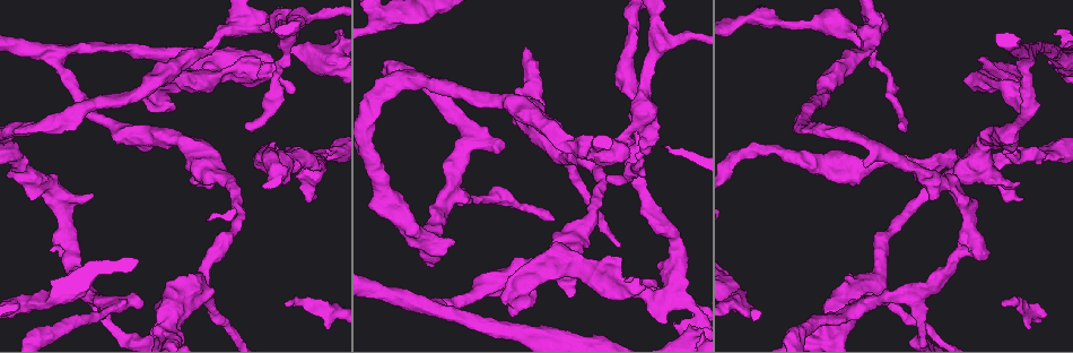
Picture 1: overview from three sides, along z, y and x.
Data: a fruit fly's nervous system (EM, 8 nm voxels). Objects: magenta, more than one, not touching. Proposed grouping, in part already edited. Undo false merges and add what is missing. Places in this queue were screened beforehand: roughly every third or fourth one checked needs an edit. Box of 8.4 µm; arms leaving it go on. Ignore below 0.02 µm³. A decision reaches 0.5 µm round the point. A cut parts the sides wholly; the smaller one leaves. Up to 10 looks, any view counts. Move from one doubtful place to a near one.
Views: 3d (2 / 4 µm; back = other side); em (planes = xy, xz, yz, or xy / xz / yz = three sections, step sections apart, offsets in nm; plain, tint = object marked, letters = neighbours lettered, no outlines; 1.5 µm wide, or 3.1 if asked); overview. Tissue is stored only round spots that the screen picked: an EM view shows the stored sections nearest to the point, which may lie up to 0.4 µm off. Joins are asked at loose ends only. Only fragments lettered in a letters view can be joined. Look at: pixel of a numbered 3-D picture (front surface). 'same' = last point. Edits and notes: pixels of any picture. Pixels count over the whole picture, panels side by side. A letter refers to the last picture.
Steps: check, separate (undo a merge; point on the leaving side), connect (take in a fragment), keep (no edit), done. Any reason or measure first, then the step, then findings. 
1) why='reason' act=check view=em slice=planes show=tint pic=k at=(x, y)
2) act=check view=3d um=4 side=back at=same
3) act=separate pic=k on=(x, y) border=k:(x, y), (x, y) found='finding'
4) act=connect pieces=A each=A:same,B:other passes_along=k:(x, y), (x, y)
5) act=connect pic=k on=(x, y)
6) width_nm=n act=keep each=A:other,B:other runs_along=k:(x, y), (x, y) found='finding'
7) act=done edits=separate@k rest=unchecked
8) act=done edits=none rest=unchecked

why='an open end' act=check view=em slice=xy step=8 show=letters pic=1 at=(899, 122)

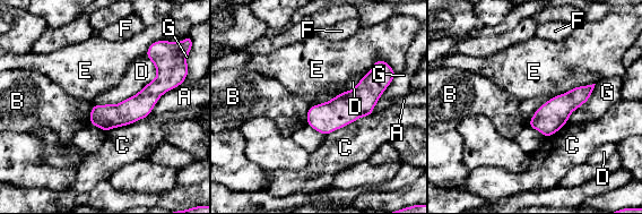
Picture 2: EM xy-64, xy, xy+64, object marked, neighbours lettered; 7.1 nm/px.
longest_contact=E:550nm act=keep each=A:other,B:other,C:other,D:other,E:other,F:other,G:other runs_along=2:(163, 48), (163, 80), (94, 121) found='no lettered fragment goes on from it'

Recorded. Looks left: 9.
act=check view=3d um=2 pic=1 at=(452, 195)

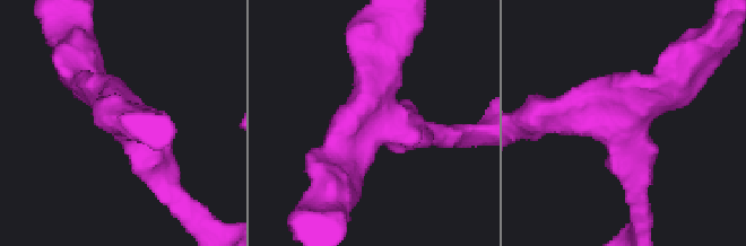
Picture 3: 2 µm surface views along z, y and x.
arms=3 arm_widths_nm=200,280,280 why='now the EM' act=check view=em slice=yz step=8 show=tint pic=3 at=(626, 118)

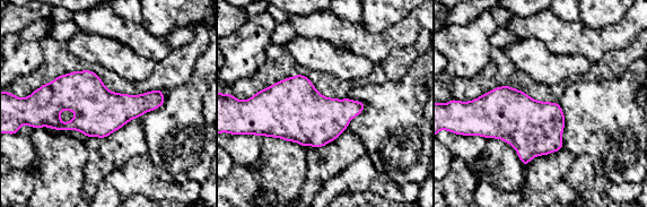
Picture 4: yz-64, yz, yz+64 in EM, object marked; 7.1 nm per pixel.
why='cut it another way' act=check view=em slice=planes show=letters at=same

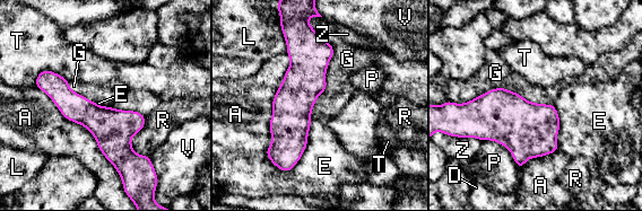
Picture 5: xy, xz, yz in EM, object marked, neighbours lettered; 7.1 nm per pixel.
act=keep each=A:other,D:other,E:other,G:other,L:other,P:other,R:other,T:other,V:other,Z:other runs_along=5:(49, 86), (137, 165), (148, 166) found='one cell here'

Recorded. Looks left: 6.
why='side arm on a straight run' act=check view=3d um=2 pic=1 at=(417, 302)

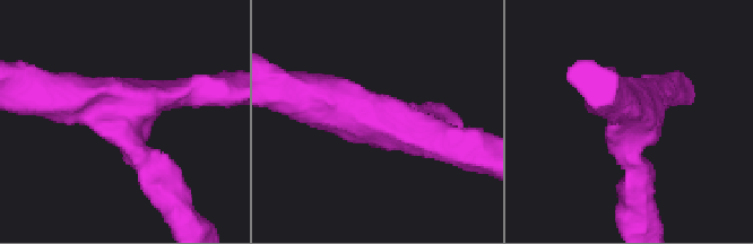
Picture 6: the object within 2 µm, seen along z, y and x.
arms=3 arm_widths_nm=280,280,360 act=check view=em slice=planes show=tint pic=6 at=(123, 113)

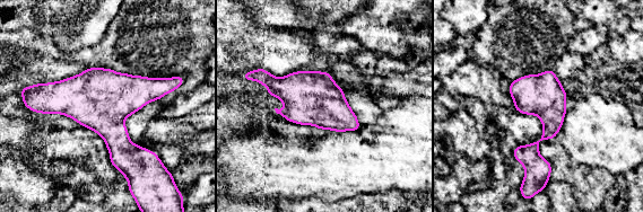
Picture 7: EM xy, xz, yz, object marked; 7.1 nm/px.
act=check view=em slice=planes show=letters at=same

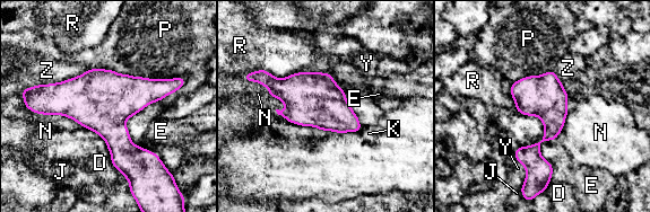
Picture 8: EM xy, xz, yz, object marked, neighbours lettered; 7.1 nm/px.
width_nm=380 longest_contact=P:650nm act=keep each=D:other,E:other,J:other,K:other,N:other,P:other,R:other,Y:other,Z:other found='continuous, no second cell'

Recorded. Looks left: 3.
why='an open end' act=check view=3d um=4 pic=1 at=(1020, 197)

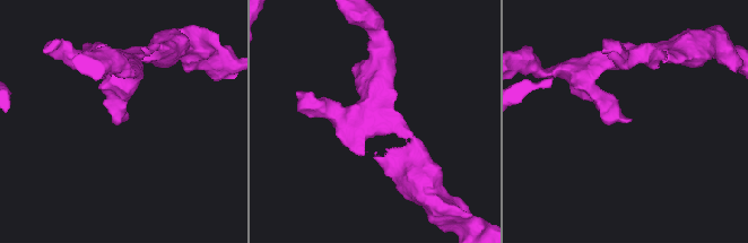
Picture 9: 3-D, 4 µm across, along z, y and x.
act=check view=em slice=xy step=8 show=plain pic=9 at=(629, 120)

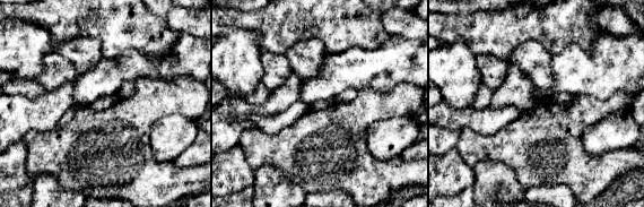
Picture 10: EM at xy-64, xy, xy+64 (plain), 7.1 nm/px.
act=check view=em slice=xy step=8 show=letters at=same

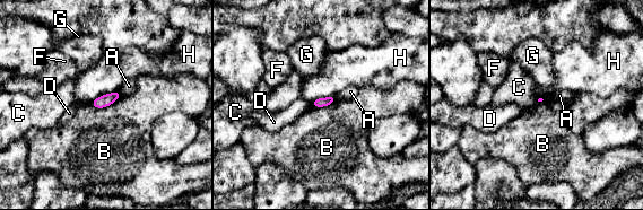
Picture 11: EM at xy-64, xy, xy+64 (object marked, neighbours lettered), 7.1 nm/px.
act=keep each=A:other,B:other,C:other,D:other,F:other,G:other,H:other border=11:(121, 96), (103, 107), (89, 103) found='none of them fits'

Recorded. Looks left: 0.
act=done edits=none rest=unchecked

